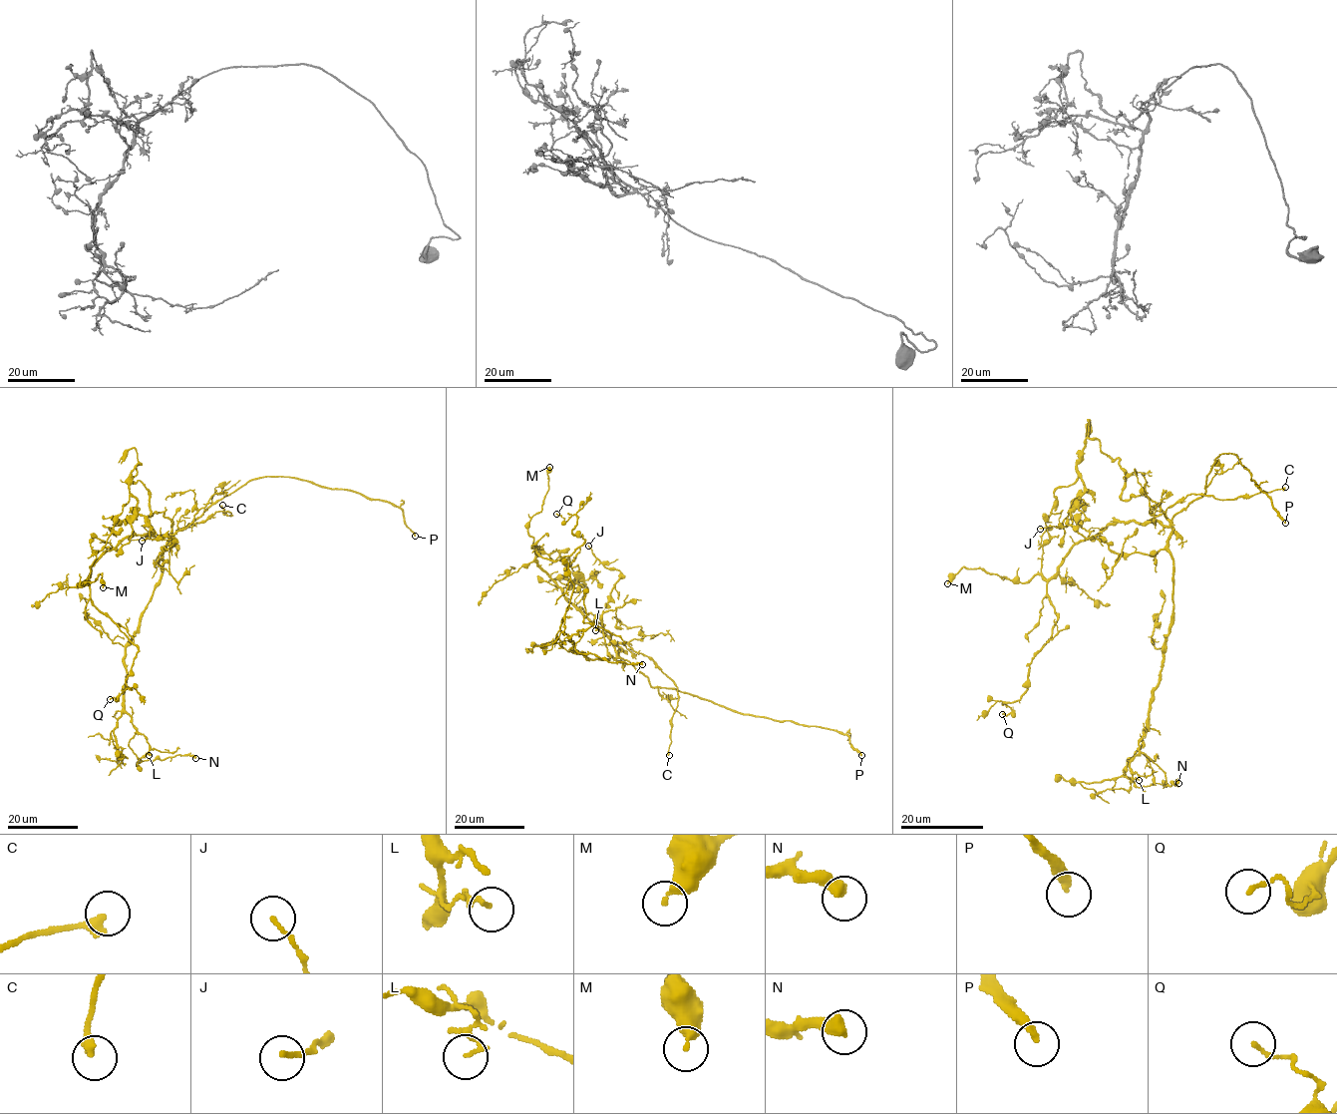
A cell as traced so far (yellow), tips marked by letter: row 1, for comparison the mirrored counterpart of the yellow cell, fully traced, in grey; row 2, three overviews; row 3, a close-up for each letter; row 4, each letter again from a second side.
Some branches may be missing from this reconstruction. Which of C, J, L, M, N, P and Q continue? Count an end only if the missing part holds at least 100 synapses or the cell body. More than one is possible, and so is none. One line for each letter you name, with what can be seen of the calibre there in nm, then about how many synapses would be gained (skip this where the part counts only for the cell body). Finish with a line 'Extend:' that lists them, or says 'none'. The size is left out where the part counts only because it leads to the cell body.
P: Thickness 280 nm
Extend: P

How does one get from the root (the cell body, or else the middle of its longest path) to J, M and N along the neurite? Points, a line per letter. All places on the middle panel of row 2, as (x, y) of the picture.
J: (615, 650), (614, 658), (604, 642), (601, 612), (620, 571), (608, 569), (588, 546)
M: (615, 650), (612, 642), (568, 600), (535, 558), (528, 523), (542, 509), (548, 489), (549, 467)
N: (615, 650), (615, 658), (590, 659), (570, 650), (570, 637), (583, 631), (575, 646), (578, 652), (642, 664)

